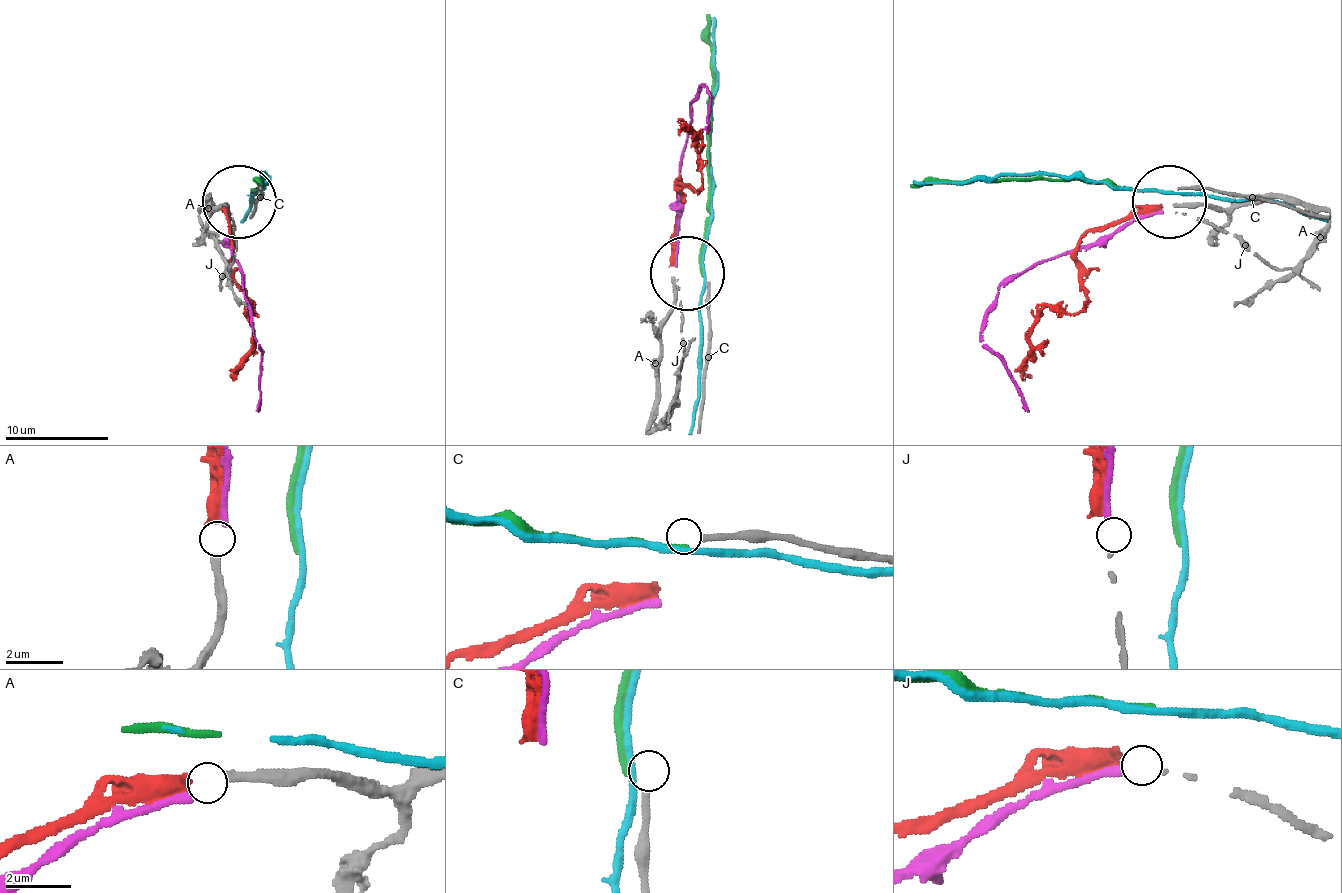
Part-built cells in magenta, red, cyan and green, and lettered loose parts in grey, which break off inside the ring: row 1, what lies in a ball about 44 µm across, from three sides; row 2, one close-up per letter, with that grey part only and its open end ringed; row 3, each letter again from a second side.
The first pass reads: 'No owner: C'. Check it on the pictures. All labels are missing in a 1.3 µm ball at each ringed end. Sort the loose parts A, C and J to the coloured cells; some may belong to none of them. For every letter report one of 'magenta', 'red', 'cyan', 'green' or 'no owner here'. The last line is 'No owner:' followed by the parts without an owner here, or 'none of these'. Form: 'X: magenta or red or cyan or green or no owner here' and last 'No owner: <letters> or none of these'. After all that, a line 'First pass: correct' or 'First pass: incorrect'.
A: red
C: no owner here
J: magenta
No owner: C
First pass: correct

